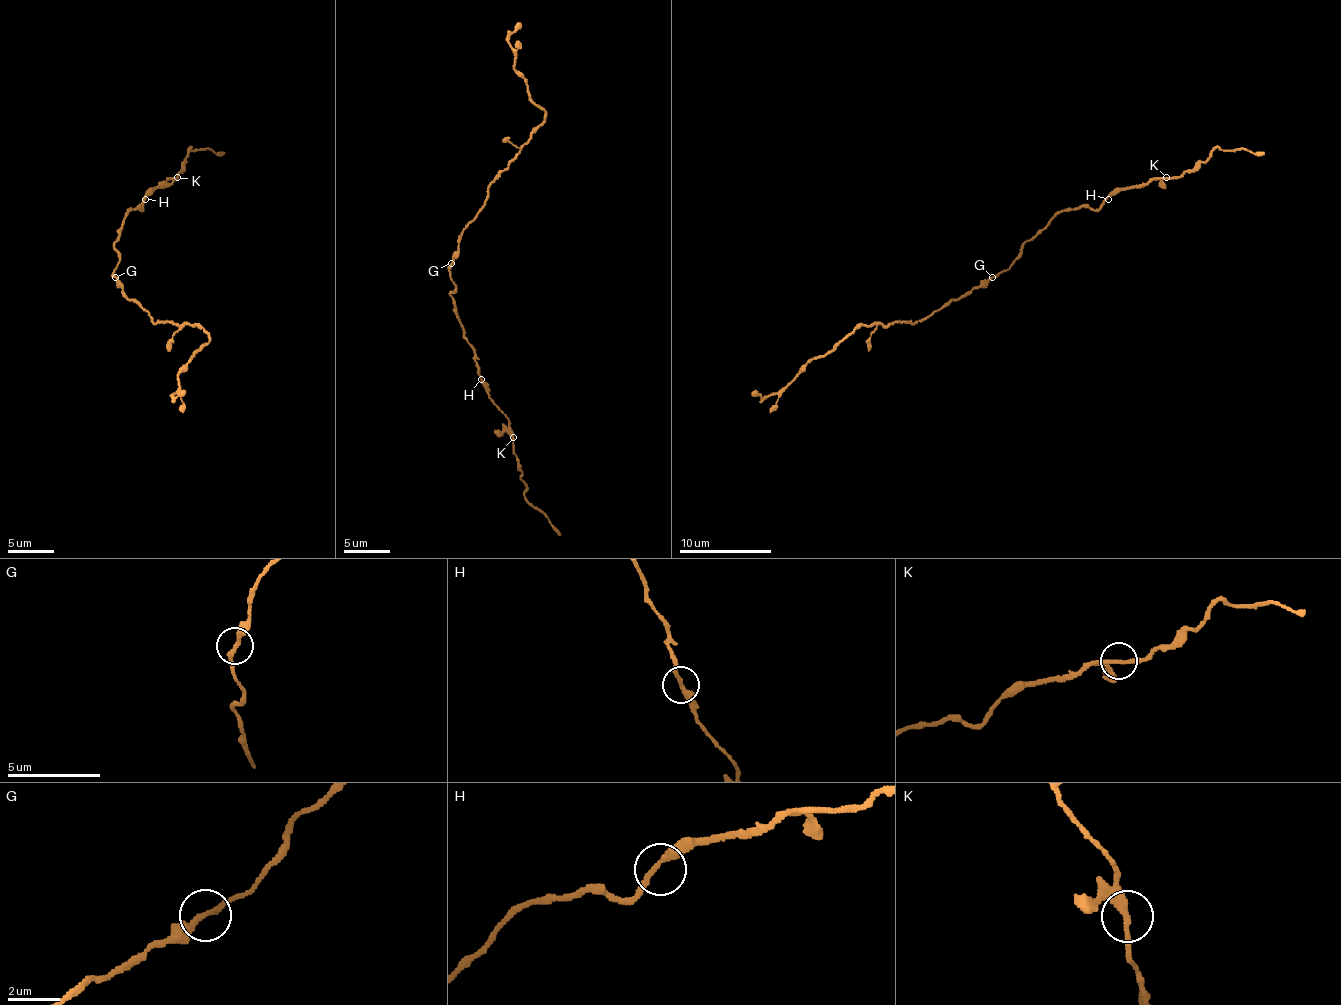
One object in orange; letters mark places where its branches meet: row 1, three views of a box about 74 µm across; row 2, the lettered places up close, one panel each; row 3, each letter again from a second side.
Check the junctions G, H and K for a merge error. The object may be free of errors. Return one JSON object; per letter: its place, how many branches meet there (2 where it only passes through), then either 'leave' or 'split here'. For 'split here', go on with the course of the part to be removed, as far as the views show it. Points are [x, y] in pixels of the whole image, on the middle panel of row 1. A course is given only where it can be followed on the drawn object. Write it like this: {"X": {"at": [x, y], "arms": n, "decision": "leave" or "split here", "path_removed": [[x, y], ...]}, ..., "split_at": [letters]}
{"G": {"at": [451, 263], "arms": 2, "decision": "leave"}, "H": {"at": [481, 379], "arms": 2, "decision": "leave"}, "K": {"at": [513, 437], "arms": 2, "decision": "split here", "path_removed": [[513, 437], [513, 451], [518, 458], [525, 497], [560, 534]]}, "split_at": ["K"]}

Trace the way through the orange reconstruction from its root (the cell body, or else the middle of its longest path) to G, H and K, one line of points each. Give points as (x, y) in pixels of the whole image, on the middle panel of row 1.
G: (451, 275), (451, 263)
H: (451, 275), (456, 284), (451, 291), (453, 312), (465, 331), (465, 340), (474, 351), (481, 379)
K: (451, 275), (456, 284), (451, 291), (453, 312), (474, 351), (488, 398), (509, 421), (513, 437)

